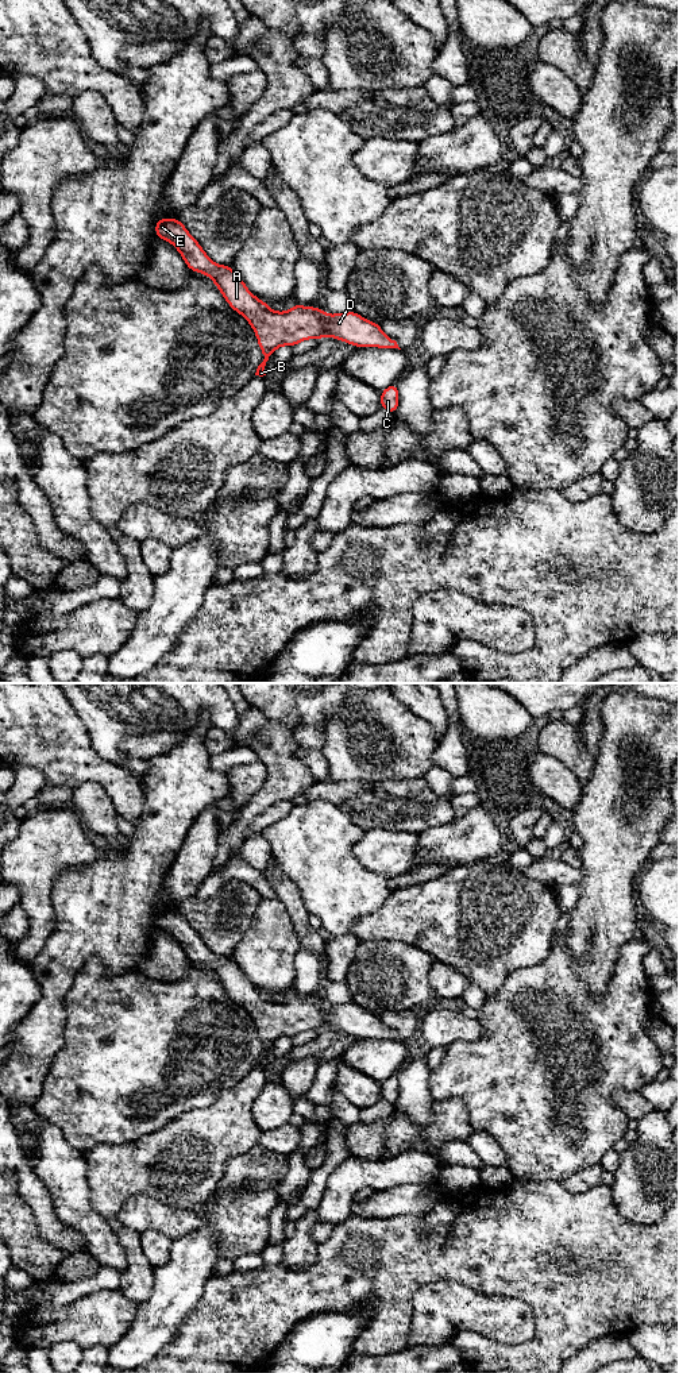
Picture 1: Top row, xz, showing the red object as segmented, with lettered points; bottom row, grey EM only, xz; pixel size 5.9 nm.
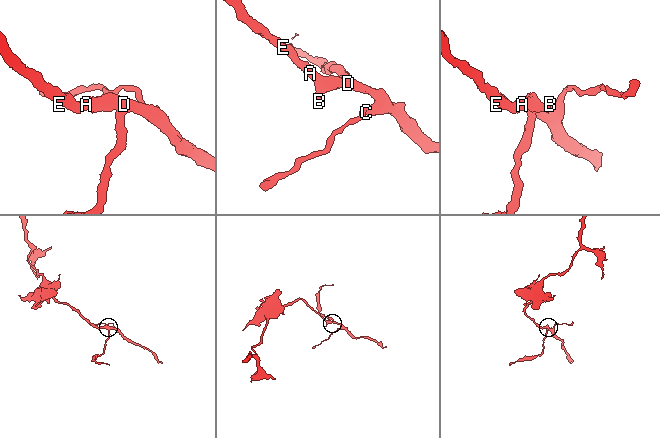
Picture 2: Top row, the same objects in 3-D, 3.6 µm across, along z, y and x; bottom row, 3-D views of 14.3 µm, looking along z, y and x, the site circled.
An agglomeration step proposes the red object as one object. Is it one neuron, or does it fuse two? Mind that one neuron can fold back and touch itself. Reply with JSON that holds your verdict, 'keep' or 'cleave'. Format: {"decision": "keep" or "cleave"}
{"decision": "keep"}

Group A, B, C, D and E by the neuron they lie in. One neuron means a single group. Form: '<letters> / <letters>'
A B C D E

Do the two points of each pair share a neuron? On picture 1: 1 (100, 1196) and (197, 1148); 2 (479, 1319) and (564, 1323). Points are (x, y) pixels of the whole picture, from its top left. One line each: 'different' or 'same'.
1: same
2: different

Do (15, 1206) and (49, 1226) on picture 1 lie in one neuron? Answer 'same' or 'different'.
different

